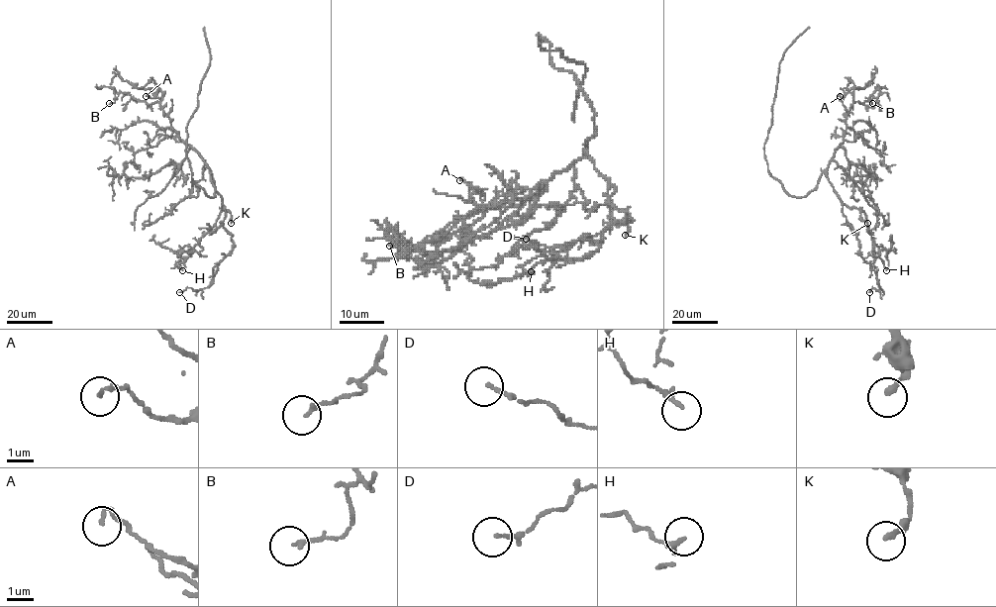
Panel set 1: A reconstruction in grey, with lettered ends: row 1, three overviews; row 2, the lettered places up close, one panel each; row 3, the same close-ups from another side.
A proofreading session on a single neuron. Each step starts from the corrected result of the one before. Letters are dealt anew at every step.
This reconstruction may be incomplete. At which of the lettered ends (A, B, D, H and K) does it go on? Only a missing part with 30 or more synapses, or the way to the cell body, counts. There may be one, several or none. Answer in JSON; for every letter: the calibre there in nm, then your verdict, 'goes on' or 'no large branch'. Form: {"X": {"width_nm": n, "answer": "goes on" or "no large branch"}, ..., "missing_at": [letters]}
{"A": {"width_nm": 130, "answer": "no large branch"}, "B": {"width_nm": 150, "answer": "no large branch"}, "D": {"width_nm": 120, "answer": "no large branch"}, "H": {"width_nm": 180, "answer": "no large branch"}, "K": {"width_nm": 200, "answer": "no large branch"}, "missing_at": []}

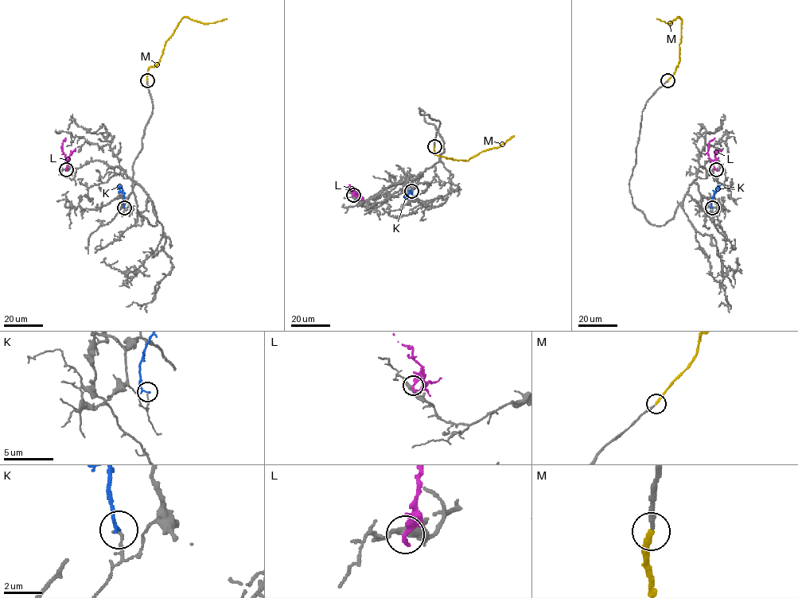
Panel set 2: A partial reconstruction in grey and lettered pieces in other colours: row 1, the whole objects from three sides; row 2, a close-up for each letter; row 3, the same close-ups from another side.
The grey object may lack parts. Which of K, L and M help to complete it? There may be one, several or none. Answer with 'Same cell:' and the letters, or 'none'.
Same cell: M

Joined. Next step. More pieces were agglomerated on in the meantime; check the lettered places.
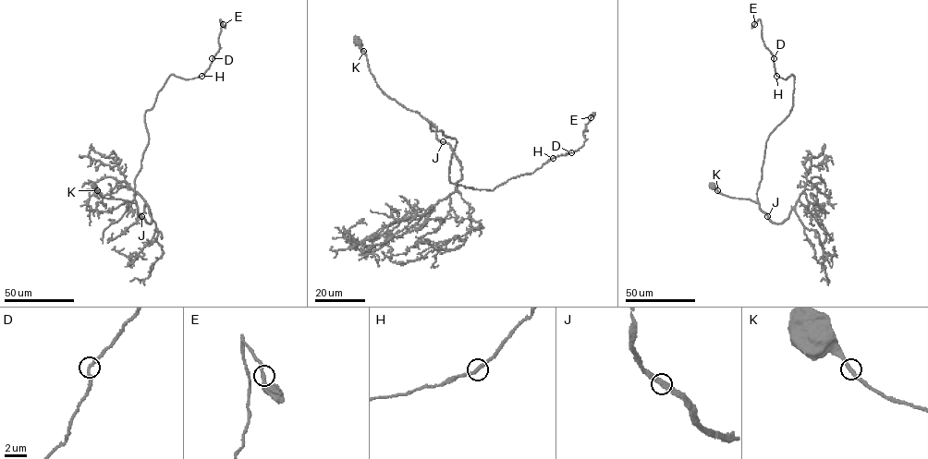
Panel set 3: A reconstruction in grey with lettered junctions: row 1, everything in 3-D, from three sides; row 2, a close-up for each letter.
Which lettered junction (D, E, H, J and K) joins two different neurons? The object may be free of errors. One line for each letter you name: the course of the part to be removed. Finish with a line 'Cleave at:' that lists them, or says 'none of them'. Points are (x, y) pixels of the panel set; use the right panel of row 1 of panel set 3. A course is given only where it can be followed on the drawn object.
Cleave at: none of them

